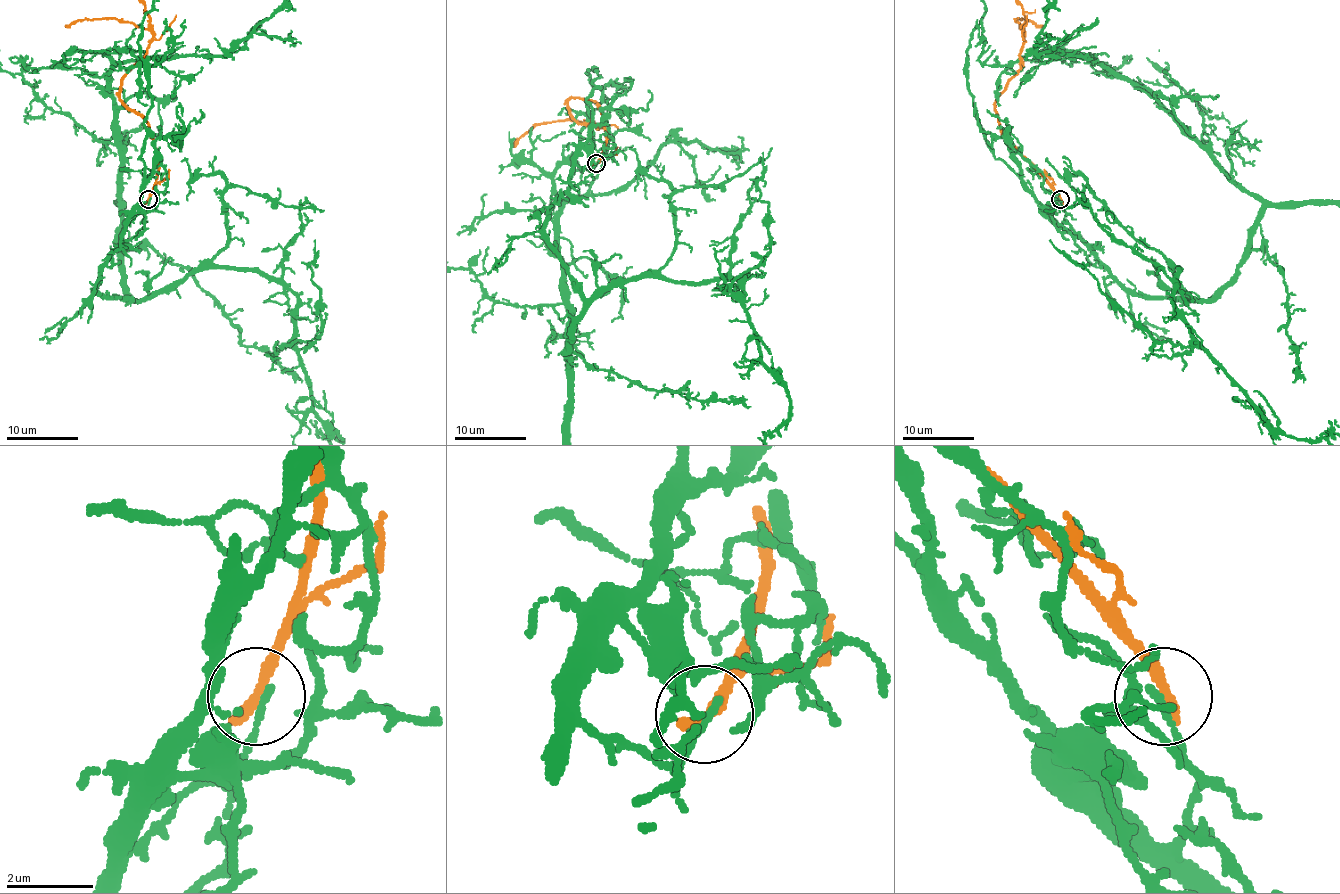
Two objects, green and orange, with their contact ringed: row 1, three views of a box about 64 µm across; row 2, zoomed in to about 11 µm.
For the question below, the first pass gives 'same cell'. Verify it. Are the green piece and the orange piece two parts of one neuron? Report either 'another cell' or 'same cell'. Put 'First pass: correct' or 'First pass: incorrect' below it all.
another cell
First pass: incorrect

